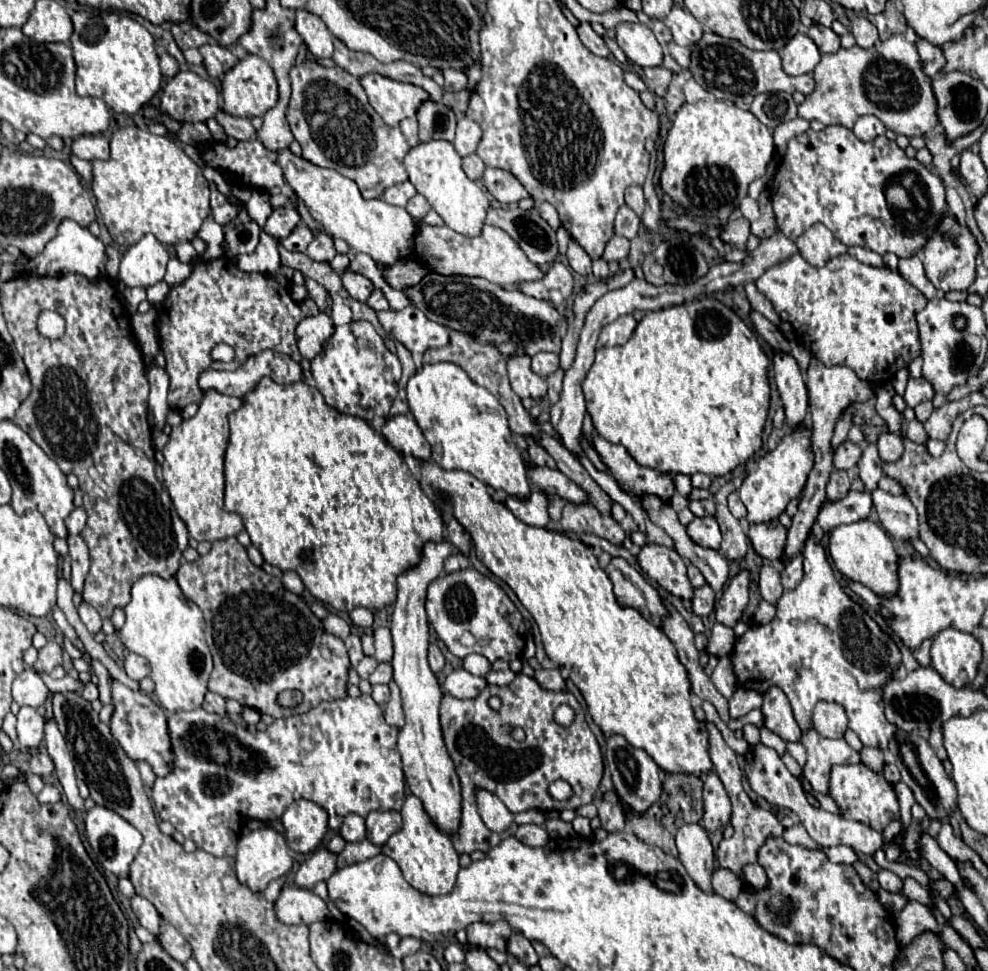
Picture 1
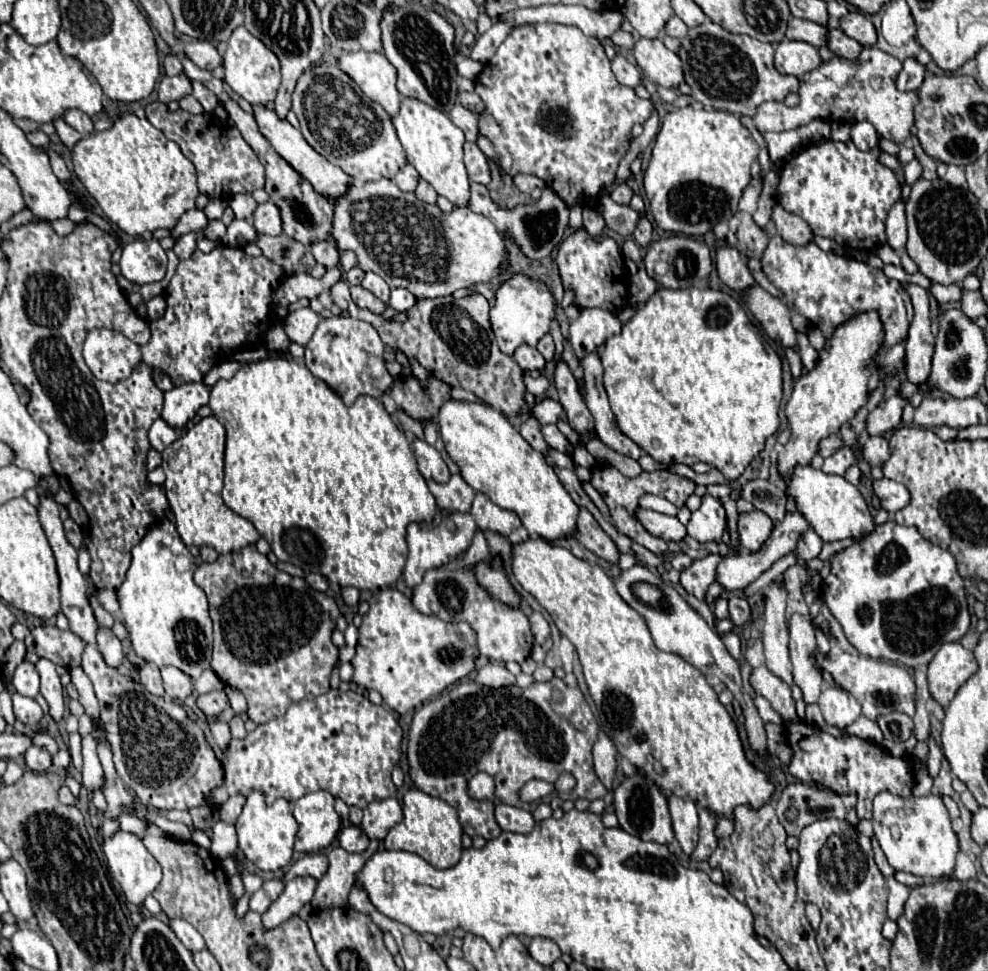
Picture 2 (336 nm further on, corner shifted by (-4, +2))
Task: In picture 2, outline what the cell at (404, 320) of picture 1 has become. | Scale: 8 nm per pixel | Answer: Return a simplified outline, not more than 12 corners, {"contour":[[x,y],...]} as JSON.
{"contour":[[352,285],[350,293],[360,309],[382,313],[384,303],[368,289]]}

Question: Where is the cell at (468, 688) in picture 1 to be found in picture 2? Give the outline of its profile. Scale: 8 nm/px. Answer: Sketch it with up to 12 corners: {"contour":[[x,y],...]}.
{"contour":[[488,663],[476,681],[486,687],[508,687],[516,677],[502,663]]}

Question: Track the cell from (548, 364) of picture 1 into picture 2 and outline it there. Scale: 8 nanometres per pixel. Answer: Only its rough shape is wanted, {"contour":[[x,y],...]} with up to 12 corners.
{"contour":[[520,345],[512,359],[524,371],[540,371],[544,357],[536,347]]}

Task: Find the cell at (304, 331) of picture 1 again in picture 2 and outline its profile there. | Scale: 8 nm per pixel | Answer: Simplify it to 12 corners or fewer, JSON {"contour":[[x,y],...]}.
{"contour":[[310,307],[294,309],[282,319],[288,339],[310,341],[320,315]]}

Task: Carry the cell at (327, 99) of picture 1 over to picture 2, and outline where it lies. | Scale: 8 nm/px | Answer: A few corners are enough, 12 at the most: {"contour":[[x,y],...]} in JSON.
{"contour":[[336,65],[302,73],[304,139],[354,181],[406,153],[382,105]]}

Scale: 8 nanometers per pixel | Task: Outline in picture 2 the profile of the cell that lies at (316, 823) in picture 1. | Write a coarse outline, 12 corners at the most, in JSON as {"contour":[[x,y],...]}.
{"contour":[[316,791],[294,803],[296,851],[322,851],[340,831],[334,797]]}

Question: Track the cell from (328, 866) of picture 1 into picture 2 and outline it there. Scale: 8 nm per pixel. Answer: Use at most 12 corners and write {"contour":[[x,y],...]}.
{"contour":[[296,877],[262,915],[274,929],[310,903],[316,879]]}

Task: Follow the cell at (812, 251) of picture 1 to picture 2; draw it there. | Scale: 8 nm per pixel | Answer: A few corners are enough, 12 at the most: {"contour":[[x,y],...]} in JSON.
{"contour":[[782,205],[772,221],[780,237],[792,245],[812,241],[812,229]]}

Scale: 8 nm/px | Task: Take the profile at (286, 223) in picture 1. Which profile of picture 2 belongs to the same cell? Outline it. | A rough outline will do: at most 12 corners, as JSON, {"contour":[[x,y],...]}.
{"contour":[[272,201],[254,211],[254,229],[282,233],[280,211]]}

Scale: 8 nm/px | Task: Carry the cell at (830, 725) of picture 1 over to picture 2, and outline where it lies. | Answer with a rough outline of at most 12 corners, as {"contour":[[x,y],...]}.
{"contour":[[842,687],[818,699],[824,721],[838,729],[860,715],[858,701]]}

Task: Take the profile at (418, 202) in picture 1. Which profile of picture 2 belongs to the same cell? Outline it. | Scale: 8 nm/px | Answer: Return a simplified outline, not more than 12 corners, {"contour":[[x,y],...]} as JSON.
{"contour":[[420,179],[416,197],[426,203],[436,203],[438,195],[430,183]]}

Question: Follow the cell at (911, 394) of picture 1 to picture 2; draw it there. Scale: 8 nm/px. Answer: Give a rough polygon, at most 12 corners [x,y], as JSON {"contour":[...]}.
{"contour":[[900,395],[882,401],[866,417],[868,435],[900,427],[908,401]]}

